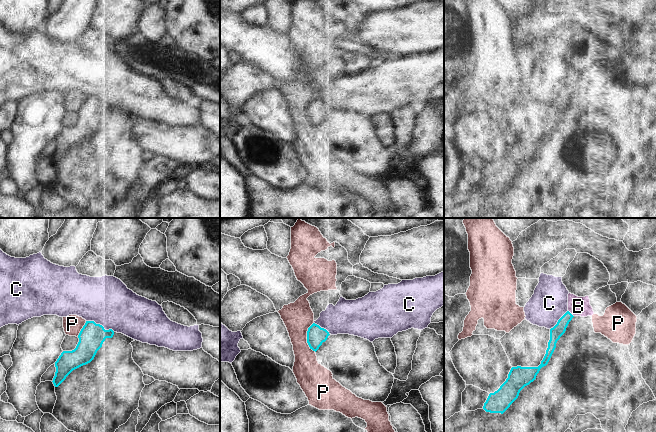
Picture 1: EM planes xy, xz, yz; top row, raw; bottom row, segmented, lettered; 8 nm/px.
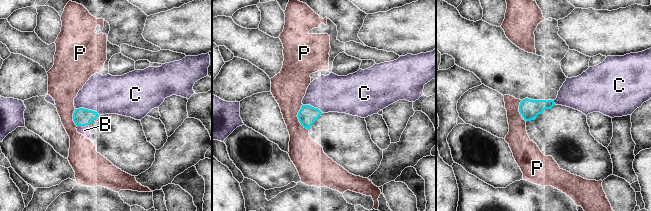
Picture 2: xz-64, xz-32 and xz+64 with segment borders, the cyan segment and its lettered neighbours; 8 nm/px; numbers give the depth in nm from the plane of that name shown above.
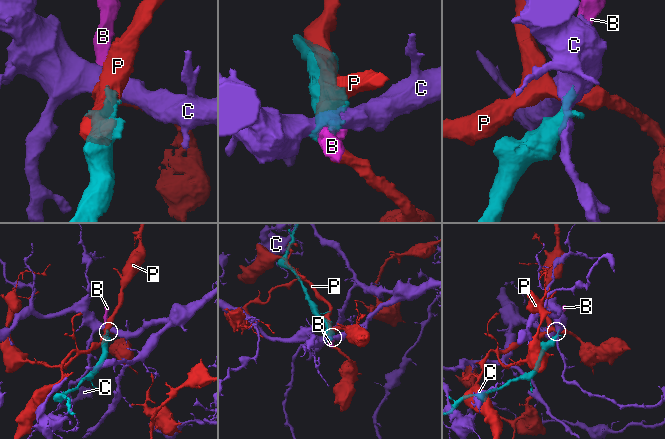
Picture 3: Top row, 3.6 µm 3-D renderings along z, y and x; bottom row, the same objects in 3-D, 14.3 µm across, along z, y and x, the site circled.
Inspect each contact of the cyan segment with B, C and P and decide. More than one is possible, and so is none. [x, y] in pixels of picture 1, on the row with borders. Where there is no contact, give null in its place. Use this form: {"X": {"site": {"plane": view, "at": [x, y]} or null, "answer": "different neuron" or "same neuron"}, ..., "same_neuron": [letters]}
{"B": {"site": {"plane": "yz", "at": [570, 313]}, "answer": "same neuron"}, "C": {"site": {"plane": "xy", "at": [99, 324]}, "answer": "different neuron"}, "P": {"site": {"plane": "xz", "at": [307, 337]}, "answer": "different neuron"}, "same_neuron": ["B"]}

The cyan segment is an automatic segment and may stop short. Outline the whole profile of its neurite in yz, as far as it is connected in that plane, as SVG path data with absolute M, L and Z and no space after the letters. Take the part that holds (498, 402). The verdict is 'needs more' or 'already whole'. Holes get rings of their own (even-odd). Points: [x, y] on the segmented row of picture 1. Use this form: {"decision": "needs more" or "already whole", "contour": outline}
{"decision": "needs more", "contour": "M568 294L568 311L550 329L550 340L546 354L538 367L512 367L508 378L494 393L490 393L483 409L490 413L503 414L518 398L520 391L536 379L540 369L546 366L556 348L556 343L565 333L569 322L574 316L587 317L594 314L589 296L578 297Z"}

